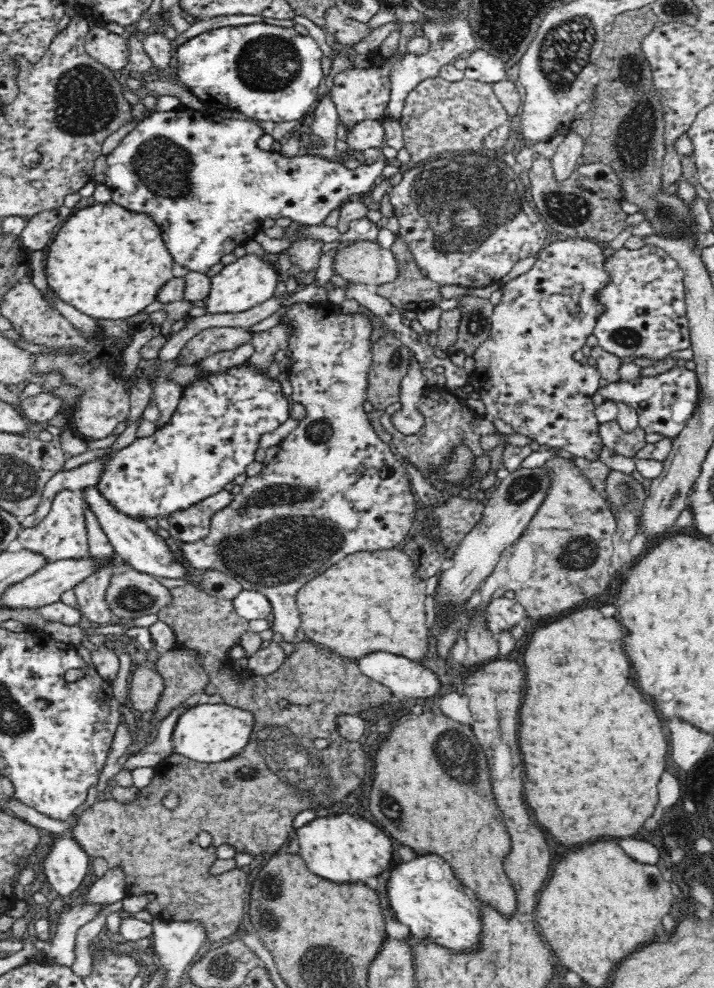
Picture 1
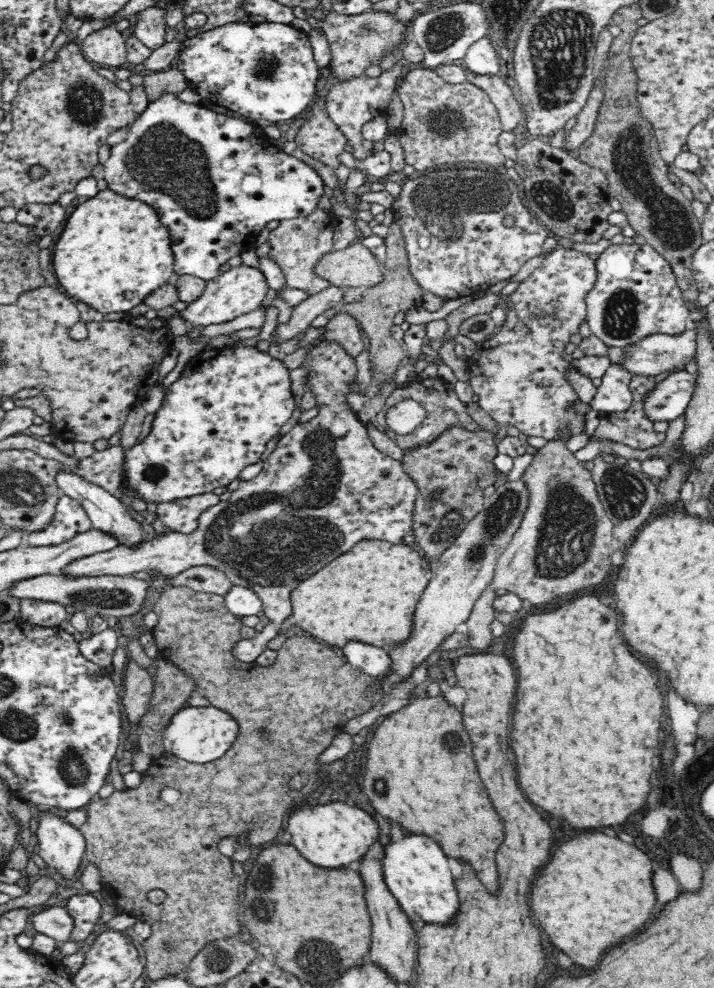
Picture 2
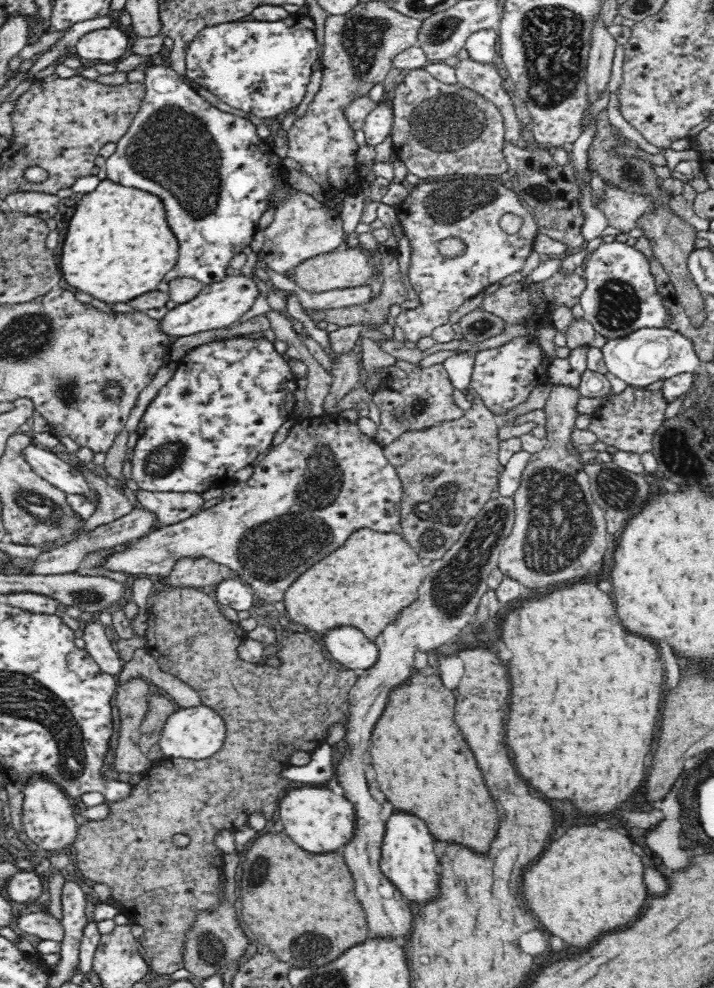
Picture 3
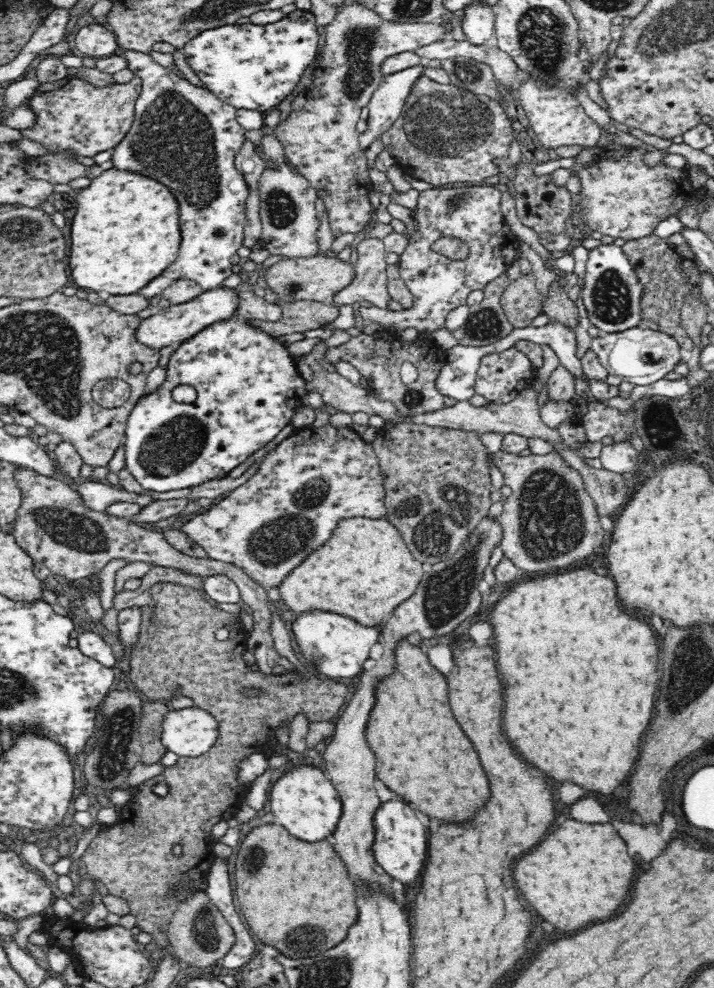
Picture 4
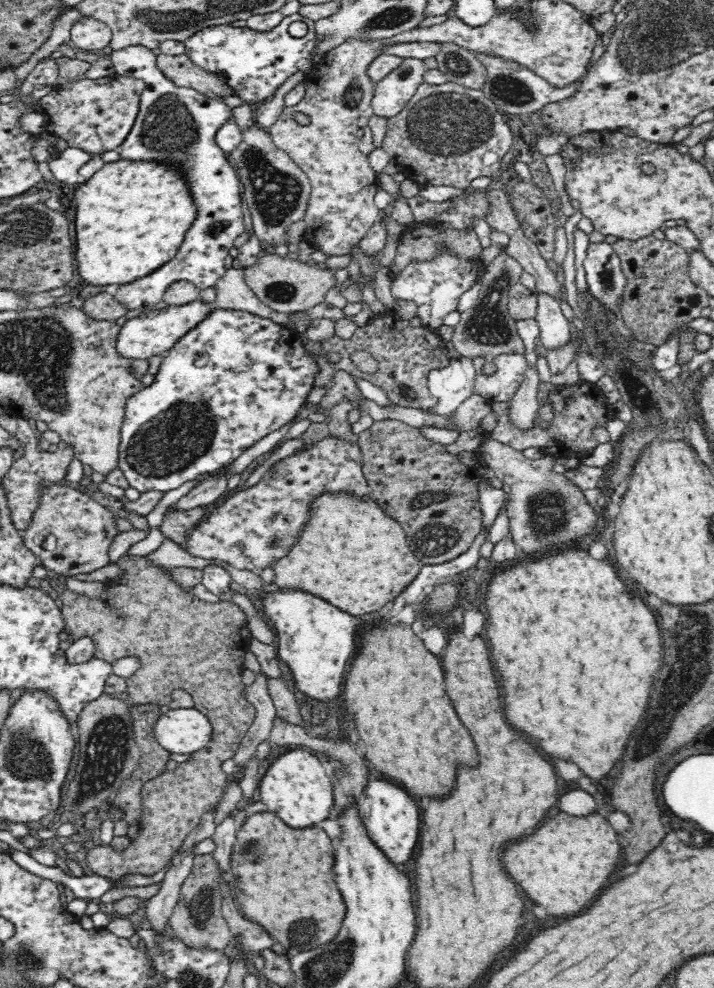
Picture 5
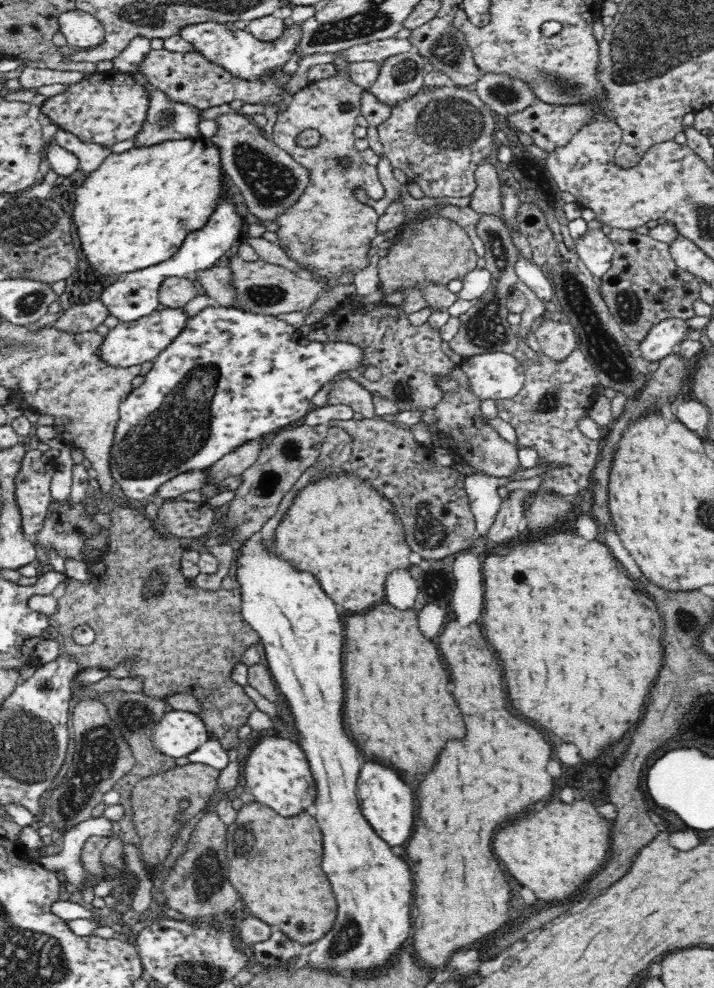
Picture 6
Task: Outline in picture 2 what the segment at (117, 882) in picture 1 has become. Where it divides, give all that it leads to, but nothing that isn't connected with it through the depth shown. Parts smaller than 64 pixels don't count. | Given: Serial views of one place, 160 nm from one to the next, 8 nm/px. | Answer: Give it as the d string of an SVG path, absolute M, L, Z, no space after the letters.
M80 892L67 898L62 906L66 907L66 911L74 921L68 941L82 944L101 923L102 904L100 904L100 900L92 894Z

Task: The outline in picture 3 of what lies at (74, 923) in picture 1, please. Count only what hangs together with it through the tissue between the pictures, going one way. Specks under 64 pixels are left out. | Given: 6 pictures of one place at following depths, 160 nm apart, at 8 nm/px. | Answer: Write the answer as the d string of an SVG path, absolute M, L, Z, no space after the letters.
M34 912L20 915L17 918L16 926L20 932L39 936L42 940L50 940L61 943L64 938L62 924L53 918L49 913Z

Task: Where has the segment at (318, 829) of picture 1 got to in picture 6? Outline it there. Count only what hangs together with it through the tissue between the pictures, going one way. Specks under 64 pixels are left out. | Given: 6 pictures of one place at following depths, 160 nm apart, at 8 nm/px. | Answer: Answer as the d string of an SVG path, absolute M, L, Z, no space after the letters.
M265 735L260 736L257 739L253 739L251 744L248 744L248 752L244 754L245 762L243 767L243 775L245 779L245 789L254 795L254 799L261 804L266 805L270 809L276 811L280 816L294 816L296 814L300 814L304 811L312 802L314 802L314 788L312 788L312 784L314 784L314 779L312 779L312 773L310 773L310 769L308 769L308 761L306 761L306 755L304 755L304 751L298 747L298 743L296 741L292 741L288 739L288 737L283 737L282 735Z

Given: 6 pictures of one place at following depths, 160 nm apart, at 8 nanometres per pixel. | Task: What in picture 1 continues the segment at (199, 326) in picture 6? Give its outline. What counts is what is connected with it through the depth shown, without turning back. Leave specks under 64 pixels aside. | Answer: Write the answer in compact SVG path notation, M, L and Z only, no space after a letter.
M244 362L225 371L203 374L182 386L182 398L170 420L156 429L152 437L136 438L115 453L106 464L106 472L95 488L111 506L138 521L186 510L192 504L220 492L236 476L244 474L248 464L254 462L261 436L276 430L290 418L290 402L282 392L280 381L266 373L255 364Z

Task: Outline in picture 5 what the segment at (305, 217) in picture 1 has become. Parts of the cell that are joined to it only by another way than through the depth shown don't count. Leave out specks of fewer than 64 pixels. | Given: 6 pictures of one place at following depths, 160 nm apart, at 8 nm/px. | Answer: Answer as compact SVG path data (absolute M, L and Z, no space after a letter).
M135 45L109 55L115 73L142 80L145 88L140 98L136 122L118 147L126 160L167 160L184 171L197 206L198 216L186 231L176 256L154 272L120 284L114 294L126 310L145 313L163 300L166 288L178 280L187 280L198 288L210 288L224 276L224 264L234 240L249 228L247 211L242 208L241 183L226 152L214 141L216 130L232 117L232 108L223 101L207 98L192 88L179 88L167 80L157 66L157 56L150 49Z

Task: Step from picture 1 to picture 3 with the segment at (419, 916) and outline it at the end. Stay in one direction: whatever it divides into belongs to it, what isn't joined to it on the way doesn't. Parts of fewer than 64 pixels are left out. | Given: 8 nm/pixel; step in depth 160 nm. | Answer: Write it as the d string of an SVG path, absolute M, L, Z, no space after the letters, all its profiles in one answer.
M394 812L385 822L386 831L380 846L381 871L395 884L407 901L426 904L438 894L438 856L434 852L434 838L426 824L408 812Z

